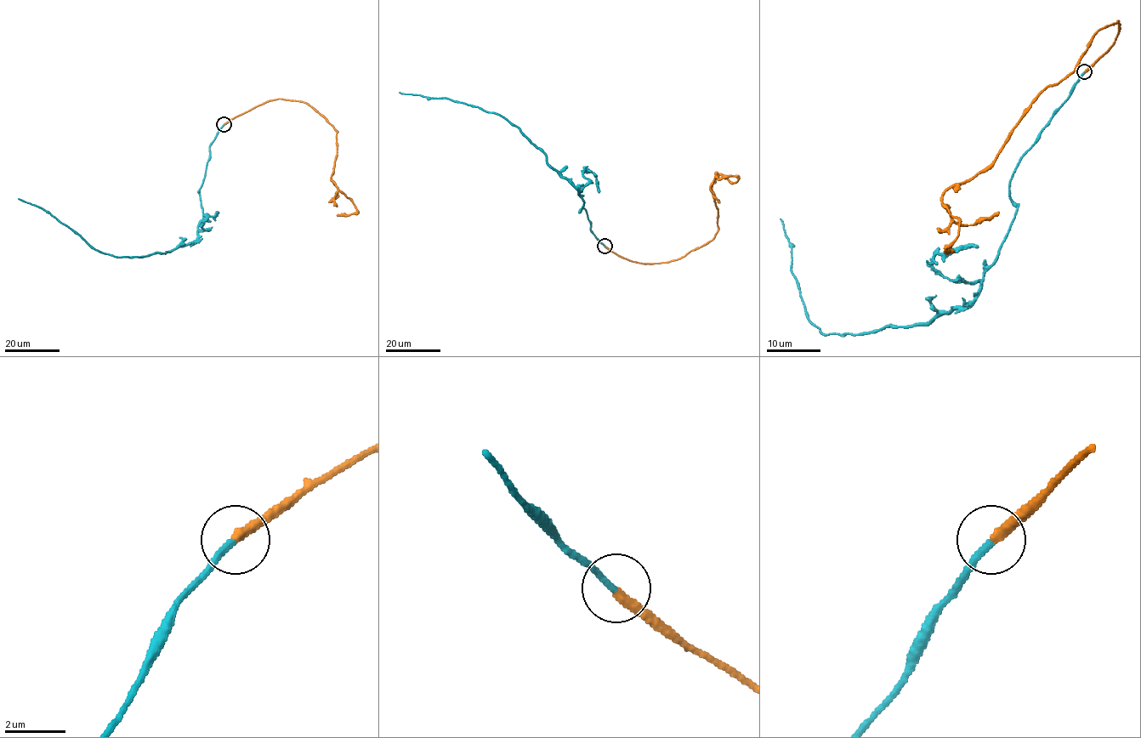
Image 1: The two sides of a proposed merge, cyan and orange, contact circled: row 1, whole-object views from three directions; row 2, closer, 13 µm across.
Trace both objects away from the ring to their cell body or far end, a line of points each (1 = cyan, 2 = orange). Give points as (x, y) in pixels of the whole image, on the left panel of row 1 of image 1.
1: (224, 125), (209, 147), (197, 239), (166, 252), (103, 252), (18, 198)
2: (224, 125), (278, 99), (304, 102), (319, 112), (337, 131), (337, 156), (331, 179), (357, 211), (337, 215)

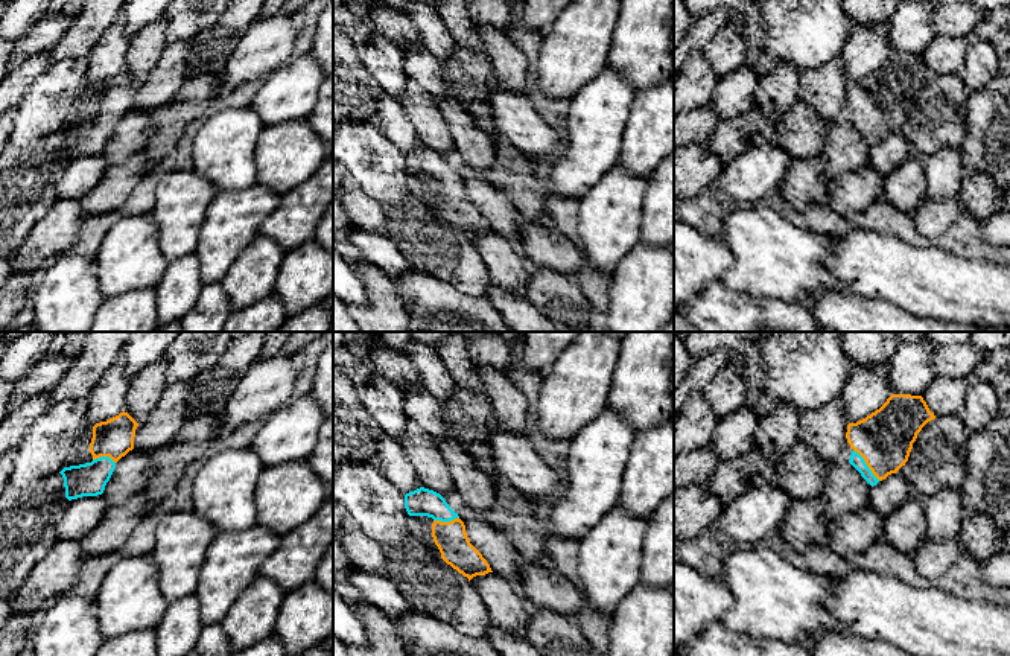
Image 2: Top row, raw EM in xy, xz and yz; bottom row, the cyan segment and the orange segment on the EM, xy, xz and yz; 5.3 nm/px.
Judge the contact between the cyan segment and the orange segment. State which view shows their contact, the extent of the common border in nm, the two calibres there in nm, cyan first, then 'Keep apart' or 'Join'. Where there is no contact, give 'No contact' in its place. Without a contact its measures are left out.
Touches cyan in yz. Shared border 220 nm. Thickness 70 nm (cyan) against 300 nm. Join

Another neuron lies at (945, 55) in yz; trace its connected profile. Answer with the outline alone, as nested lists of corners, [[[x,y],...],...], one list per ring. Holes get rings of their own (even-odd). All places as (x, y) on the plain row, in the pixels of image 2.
[[[934,35],[923,49],[922,56],[935,76],[960,75],[969,46],[966,37]]]

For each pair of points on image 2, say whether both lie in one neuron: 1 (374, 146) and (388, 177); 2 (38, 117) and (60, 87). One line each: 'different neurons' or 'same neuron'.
1: same neuron
2: same neuron

